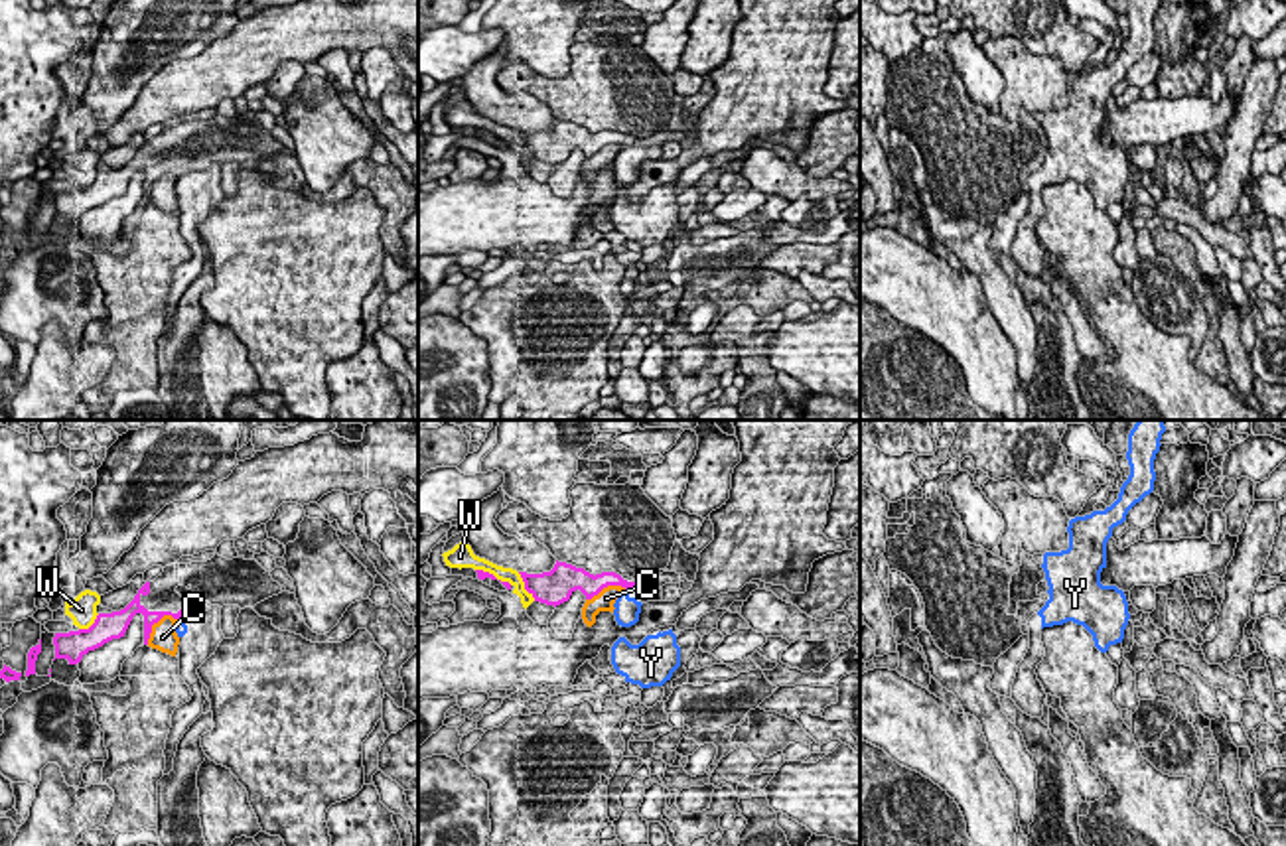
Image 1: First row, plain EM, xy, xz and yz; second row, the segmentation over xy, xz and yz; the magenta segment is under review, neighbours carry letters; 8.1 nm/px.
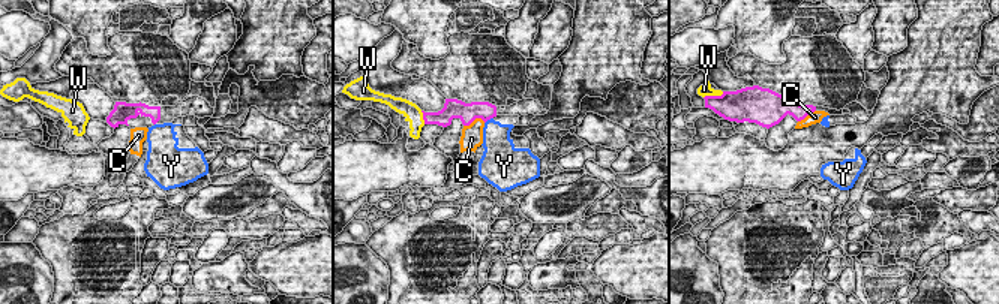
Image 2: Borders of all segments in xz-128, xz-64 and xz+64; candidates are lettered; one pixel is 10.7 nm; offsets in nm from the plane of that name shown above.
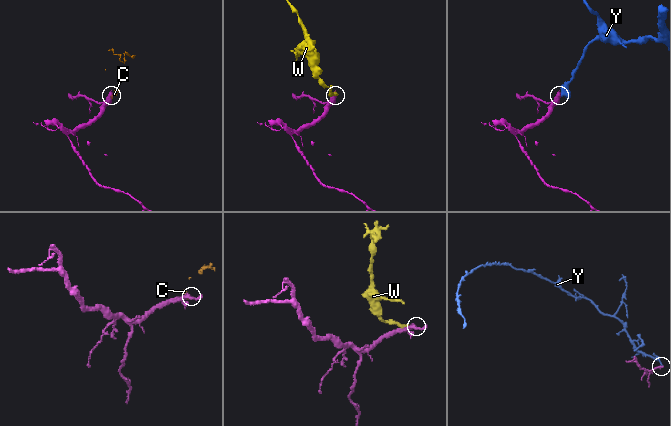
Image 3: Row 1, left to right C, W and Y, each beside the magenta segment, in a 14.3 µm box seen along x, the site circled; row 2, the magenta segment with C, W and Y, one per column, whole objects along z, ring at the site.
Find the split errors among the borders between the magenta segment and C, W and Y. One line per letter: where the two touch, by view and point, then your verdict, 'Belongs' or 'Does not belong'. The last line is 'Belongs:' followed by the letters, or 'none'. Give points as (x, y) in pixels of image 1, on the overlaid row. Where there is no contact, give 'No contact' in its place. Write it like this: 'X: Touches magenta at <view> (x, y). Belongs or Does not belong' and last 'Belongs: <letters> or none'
C: Touches magenta at xy (154, 622). Does not belong
W: Touches magenta at xz (525, 586). Does not belong
Y: Touches magenta at xy (184, 614). Does not belong
Belongs: none

